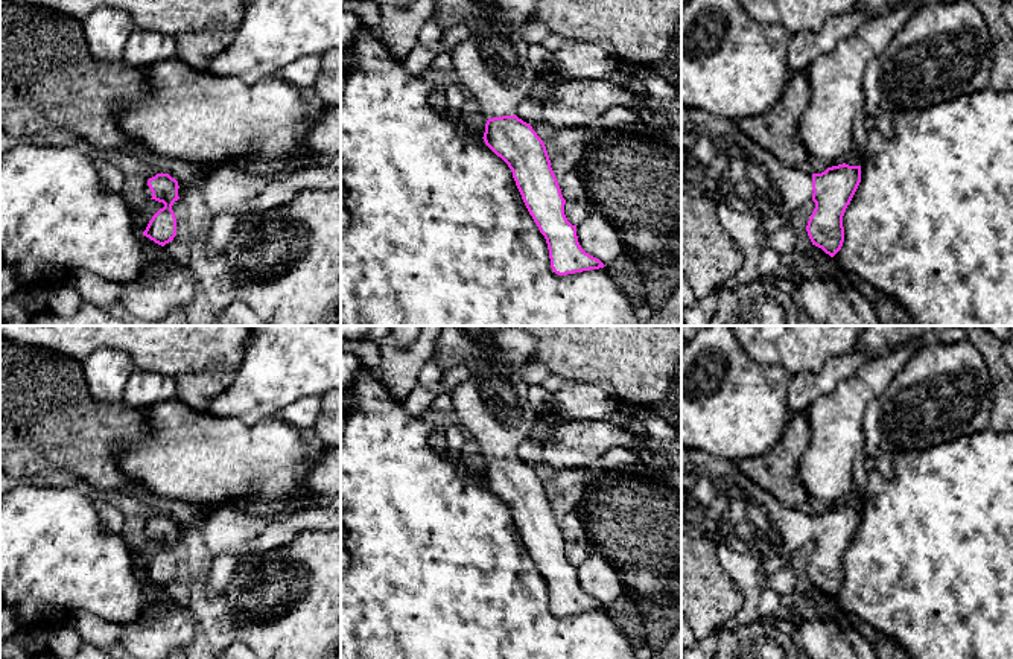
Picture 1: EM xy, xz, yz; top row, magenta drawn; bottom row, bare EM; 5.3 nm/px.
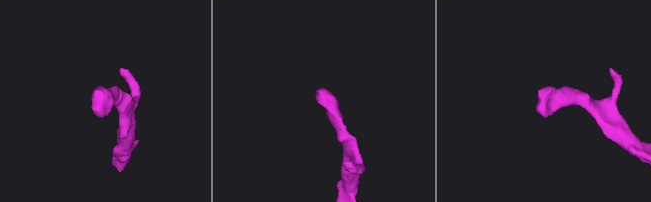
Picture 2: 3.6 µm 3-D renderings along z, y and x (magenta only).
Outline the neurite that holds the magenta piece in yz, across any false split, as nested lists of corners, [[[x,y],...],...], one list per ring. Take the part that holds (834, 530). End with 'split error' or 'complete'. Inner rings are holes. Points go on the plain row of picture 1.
[[[681,446],[681,533],[692,539],[726,545],[744,556],[761,559],[789,559],[805,543],[814,542],[815,549],[806,566],[808,577],[812,586],[834,598],[843,587],[843,557],[859,524],[861,507],[849,507],[843,504],[827,508],[821,514],[809,514],[800,508],[791,508],[741,473],[733,461],[721,460],[707,452]]]; split error

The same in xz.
[[[443,326],[433,358],[444,374],[453,368],[470,371],[467,379],[447,391],[458,415],[458,426],[481,446],[482,455],[488,460],[482,479],[511,510],[522,540],[546,580],[552,612],[567,616],[605,606],[581,589],[576,566],[564,556],[566,540],[551,508],[546,487],[532,467],[516,457],[517,446],[529,437],[538,420],[528,400],[529,385],[523,380],[523,368],[531,364],[537,347],[538,341],[517,326],[500,327],[479,336],[468,335],[461,326]]]; split error

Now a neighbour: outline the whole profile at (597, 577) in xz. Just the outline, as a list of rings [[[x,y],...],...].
[[[596,552],[576,566],[576,577],[581,589],[605,607],[625,595],[619,572]]]

